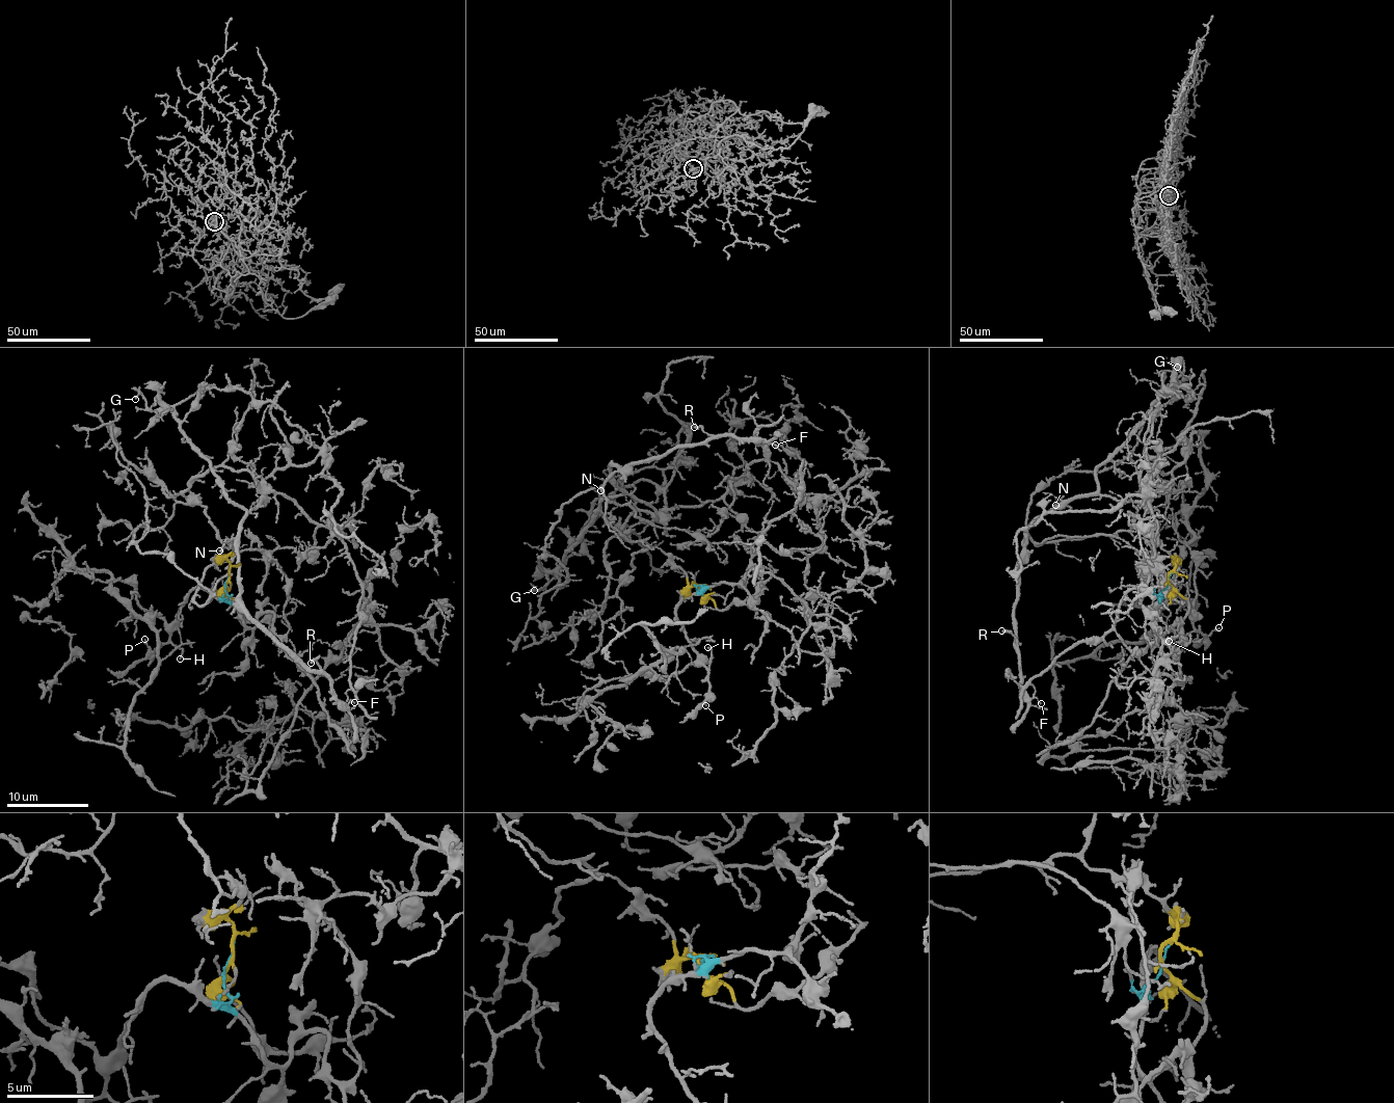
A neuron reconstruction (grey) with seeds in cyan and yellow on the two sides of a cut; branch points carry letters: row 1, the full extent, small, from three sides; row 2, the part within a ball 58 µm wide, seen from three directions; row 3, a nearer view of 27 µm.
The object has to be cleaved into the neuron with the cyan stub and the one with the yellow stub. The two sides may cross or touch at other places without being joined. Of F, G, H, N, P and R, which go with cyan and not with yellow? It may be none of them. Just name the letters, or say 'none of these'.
H, P

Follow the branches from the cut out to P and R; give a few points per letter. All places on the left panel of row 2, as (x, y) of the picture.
P: (229, 577), (224, 598), (207, 588), (190, 592), (175, 619), (171, 639), (153, 649), (144, 639)
R: (230, 579), (231, 546), (206, 566), (194, 598), (200, 606), (229, 596), (297, 657), (310, 662)

